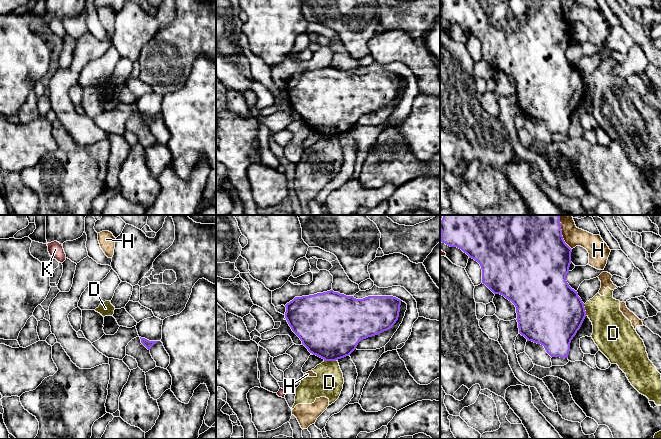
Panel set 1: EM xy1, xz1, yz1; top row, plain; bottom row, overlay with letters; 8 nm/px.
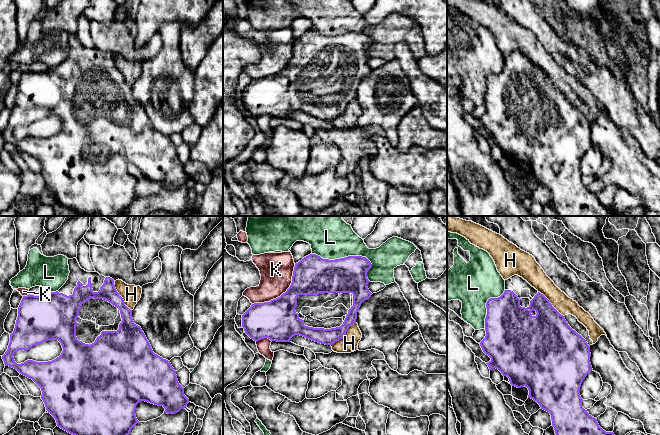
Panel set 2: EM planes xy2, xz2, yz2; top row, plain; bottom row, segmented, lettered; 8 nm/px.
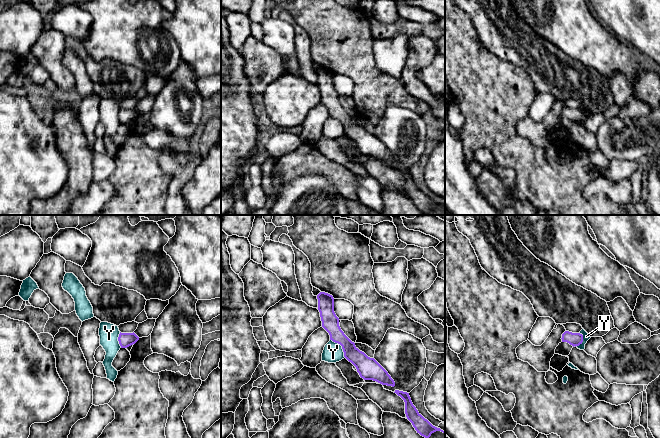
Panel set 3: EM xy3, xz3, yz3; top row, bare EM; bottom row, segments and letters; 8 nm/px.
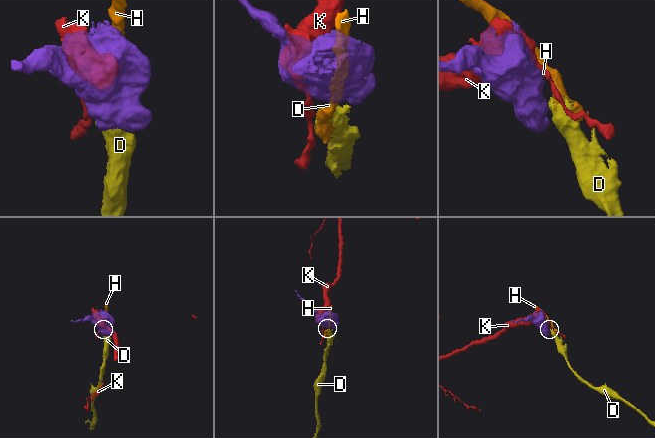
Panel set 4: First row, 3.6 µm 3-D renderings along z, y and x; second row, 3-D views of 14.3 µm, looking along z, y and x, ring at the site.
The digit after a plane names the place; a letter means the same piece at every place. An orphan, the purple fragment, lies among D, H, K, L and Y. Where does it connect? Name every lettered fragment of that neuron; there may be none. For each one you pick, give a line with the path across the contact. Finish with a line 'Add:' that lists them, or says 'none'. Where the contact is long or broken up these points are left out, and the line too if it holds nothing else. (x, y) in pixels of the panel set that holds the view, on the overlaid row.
Add: none

